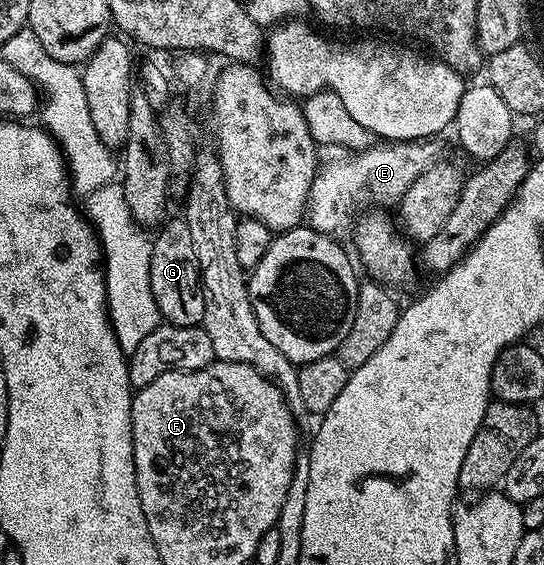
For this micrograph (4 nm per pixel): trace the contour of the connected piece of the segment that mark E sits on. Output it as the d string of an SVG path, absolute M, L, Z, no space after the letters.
M421 139L419 141L393 141L391 143L376 143L367 149L349 152L346 159L336 162L324 163L317 168L316 178L310 187L308 196L308 208L306 210L306 221L313 229L320 233L327 233L329 237L343 238L343 233L353 228L357 220L359 205L370 205L366 207L380 207L376 205L399 206L403 201L406 191L410 191L410 183L422 175L432 165L436 164L441 156L437 142L432 139Z

